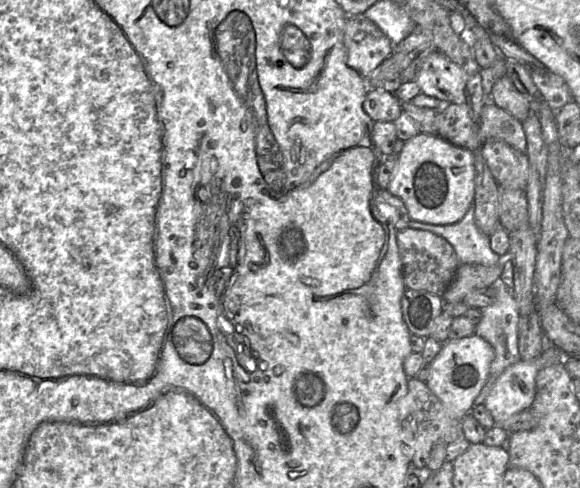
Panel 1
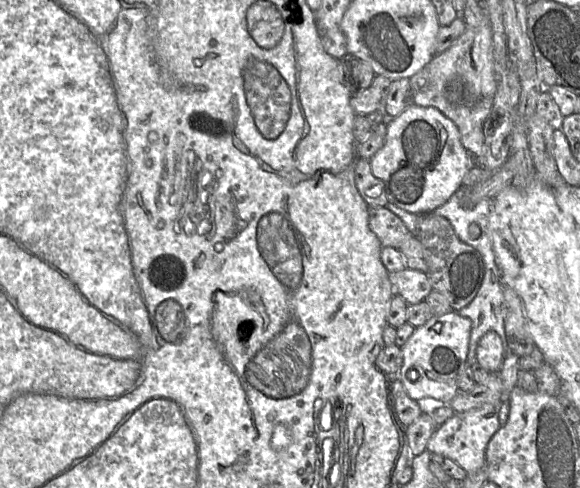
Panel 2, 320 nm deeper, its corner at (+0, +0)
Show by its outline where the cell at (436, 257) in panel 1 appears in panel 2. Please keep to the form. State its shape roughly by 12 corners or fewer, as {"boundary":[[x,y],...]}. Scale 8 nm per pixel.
{"boundary":[[368,207],[382,247],[399,250],[413,235],[387,207]]}

